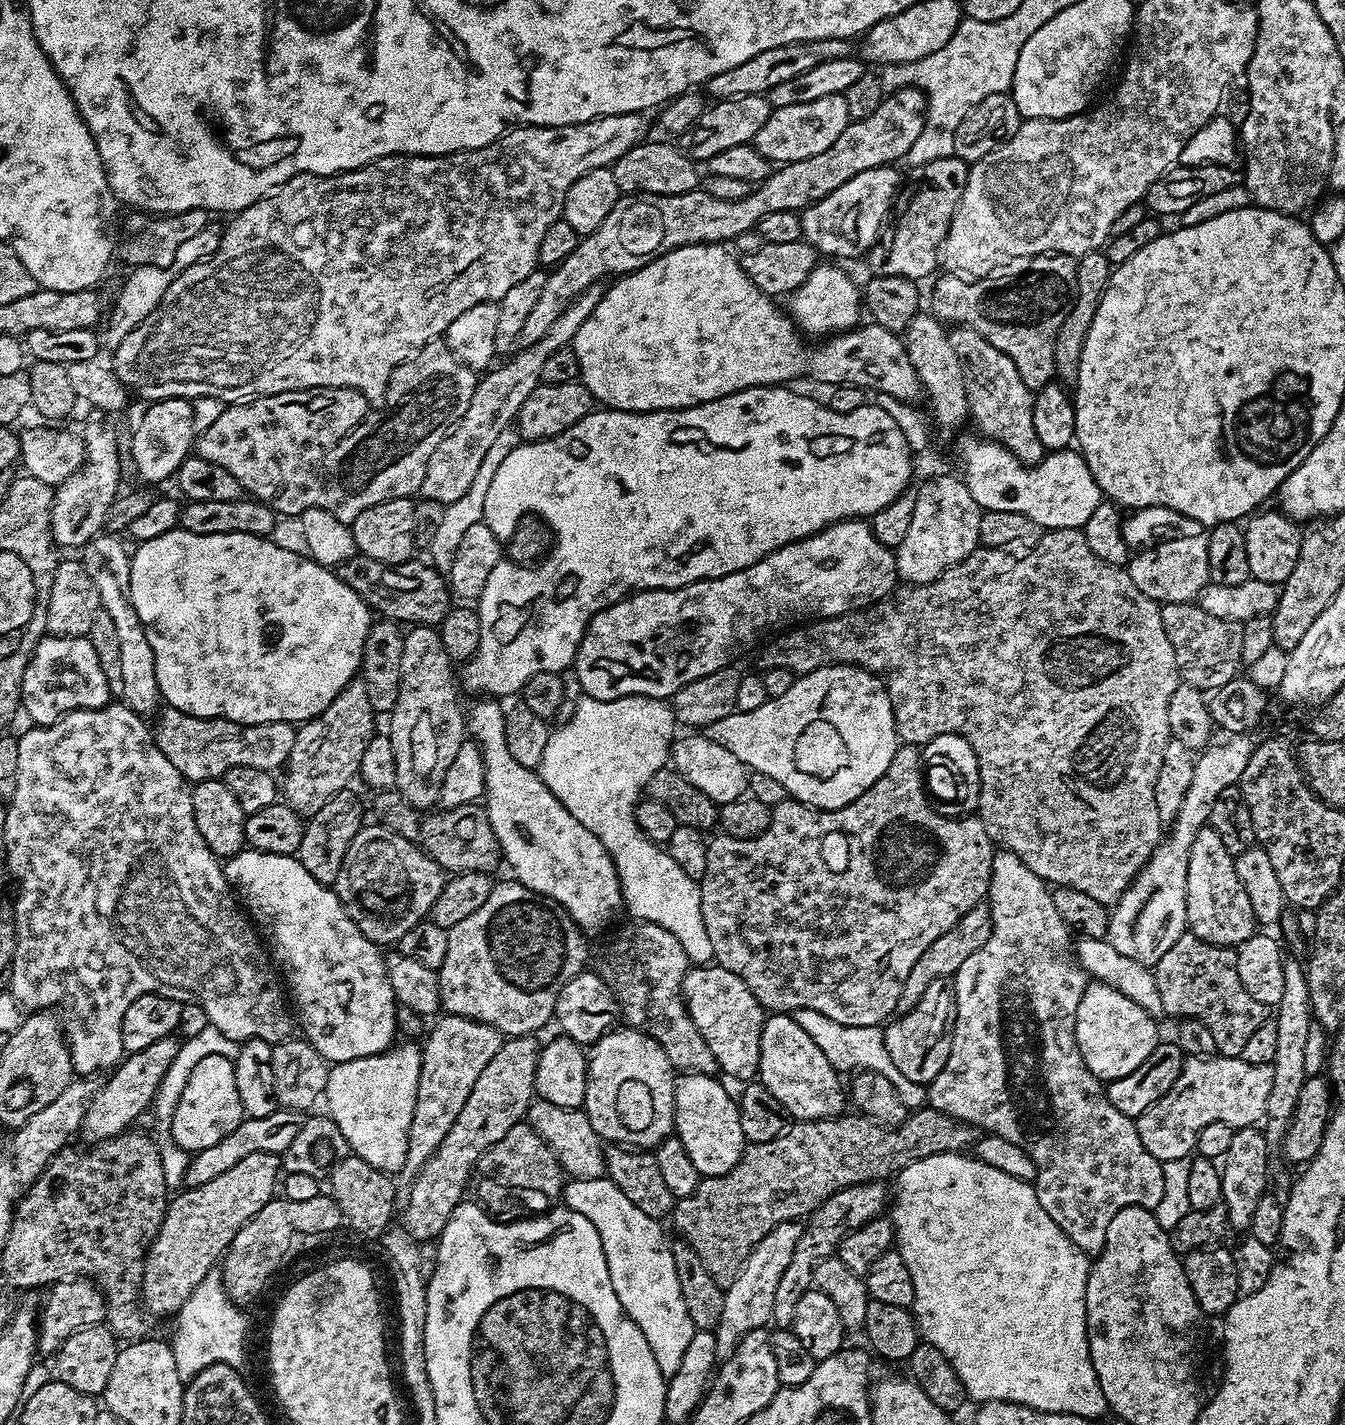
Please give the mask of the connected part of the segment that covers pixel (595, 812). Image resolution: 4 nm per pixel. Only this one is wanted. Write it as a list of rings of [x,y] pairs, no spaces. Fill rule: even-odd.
[[[623,696],[617,700],[581,698],[576,703],[573,717],[569,721],[551,729],[548,741],[546,742],[546,751],[542,753],[542,762],[538,769],[538,775],[540,781],[552,791],[554,798],[558,798],[558,802],[562,802],[562,806],[566,806],[566,810],[570,810],[570,814],[574,814],[574,818],[578,818],[578,822],[582,822],[582,826],[586,826],[586,830],[590,830],[590,834],[594,834],[594,838],[598,838],[598,842],[602,842],[602,846],[606,846],[606,850],[616,867],[618,892],[622,897],[623,907],[625,904],[628,907],[629,914],[632,915],[629,917],[636,922],[645,920],[651,924],[662,926],[666,930],[670,930],[670,934],[674,934],[674,938],[678,938],[678,942],[682,942],[682,950],[686,950],[689,961],[693,965],[704,966],[713,959],[713,955],[712,947],[710,946],[710,937],[707,936],[706,926],[702,922],[702,902],[700,901],[699,883],[692,880],[690,874],[685,874],[678,866],[678,862],[674,862],[674,858],[670,858],[667,850],[645,834],[636,821],[636,805],[640,803],[642,793],[647,789],[650,778],[654,778],[654,774],[658,774],[658,770],[662,770],[669,763],[674,737],[677,735],[676,731],[678,732],[676,716],[672,713],[672,705],[668,700],[655,700],[652,696]]]

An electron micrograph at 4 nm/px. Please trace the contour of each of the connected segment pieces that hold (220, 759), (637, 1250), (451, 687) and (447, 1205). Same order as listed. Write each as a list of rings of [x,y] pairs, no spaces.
[[[165,707],[155,720],[156,745],[166,758],[170,758],[174,770],[181,772],[189,782],[221,779],[234,770],[234,766],[254,766],[254,770],[267,772],[283,769],[296,741],[296,728],[286,722],[239,724],[233,720],[207,720],[169,707]]]
[[[599,1176],[589,1180],[569,1179],[562,1193],[563,1203],[570,1210],[590,1218],[598,1238],[602,1238],[602,1250],[610,1270],[610,1282],[614,1282],[614,1294],[635,1322],[638,1330],[646,1334],[650,1350],[654,1350],[654,1362],[665,1378],[673,1376],[682,1366],[682,1354],[690,1346],[690,1338],[697,1328],[686,1314],[686,1302],[682,1298],[682,1286],[678,1286],[678,1273],[674,1270],[674,1258],[669,1237],[664,1237],[661,1221],[650,1218],[614,1186],[614,1182]]]
[[[412,626],[404,632],[402,682],[398,702],[390,714],[392,725],[386,728],[386,735],[394,742],[394,766],[398,766],[395,791],[399,792],[404,803],[417,810],[431,809],[439,801],[446,770],[450,770],[458,746],[462,746],[466,739],[466,712],[463,707],[460,709],[460,696],[456,693],[458,680],[452,677],[452,668],[454,661],[446,654],[446,646],[442,646],[442,638],[435,627]]]
[[[535,1035],[530,1036],[514,1036],[505,1039],[500,1045],[498,1054],[494,1054],[494,1058],[490,1058],[490,1062],[486,1062],[486,1070],[482,1070],[482,1074],[478,1074],[478,1082],[474,1082],[474,1090],[470,1090],[470,1098],[466,1098],[466,1106],[462,1106],[462,1114],[458,1114],[458,1118],[454,1118],[454,1126],[450,1126],[450,1134],[446,1134],[446,1138],[442,1138],[442,1146],[438,1146],[436,1153],[421,1166],[419,1172],[411,1177],[412,1185],[408,1188],[408,1201],[404,1204],[404,1221],[402,1227],[413,1240],[417,1242],[435,1241],[441,1230],[446,1226],[446,1222],[450,1218],[450,1214],[454,1214],[454,1210],[465,1199],[464,1191],[468,1188],[468,1179],[472,1176],[472,1171],[477,1171],[482,1154],[490,1146],[494,1146],[498,1142],[502,1142],[502,1138],[506,1138],[506,1134],[510,1134],[510,1130],[515,1124],[521,1123],[528,1115],[528,1108],[531,1106],[536,1096],[536,1067],[538,1066],[538,1058],[540,1057],[541,1041],[536,1041]]]

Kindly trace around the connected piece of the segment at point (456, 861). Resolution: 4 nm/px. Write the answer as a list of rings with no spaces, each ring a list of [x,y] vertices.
[[[479,803],[429,811],[420,821],[418,843],[425,854],[434,862],[438,862],[438,866],[448,874],[491,873],[492,867],[496,863],[499,865],[502,860],[500,843],[490,826],[490,818]]]

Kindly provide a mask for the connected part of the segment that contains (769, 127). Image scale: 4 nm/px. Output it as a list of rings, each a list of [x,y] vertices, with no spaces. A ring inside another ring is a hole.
[[[826,94],[826,98],[814,98],[814,102],[798,102],[798,106],[772,111],[751,145],[773,165],[793,164],[802,158],[814,158],[814,154],[822,154],[822,150],[830,150],[849,122],[846,98],[842,94]]]

